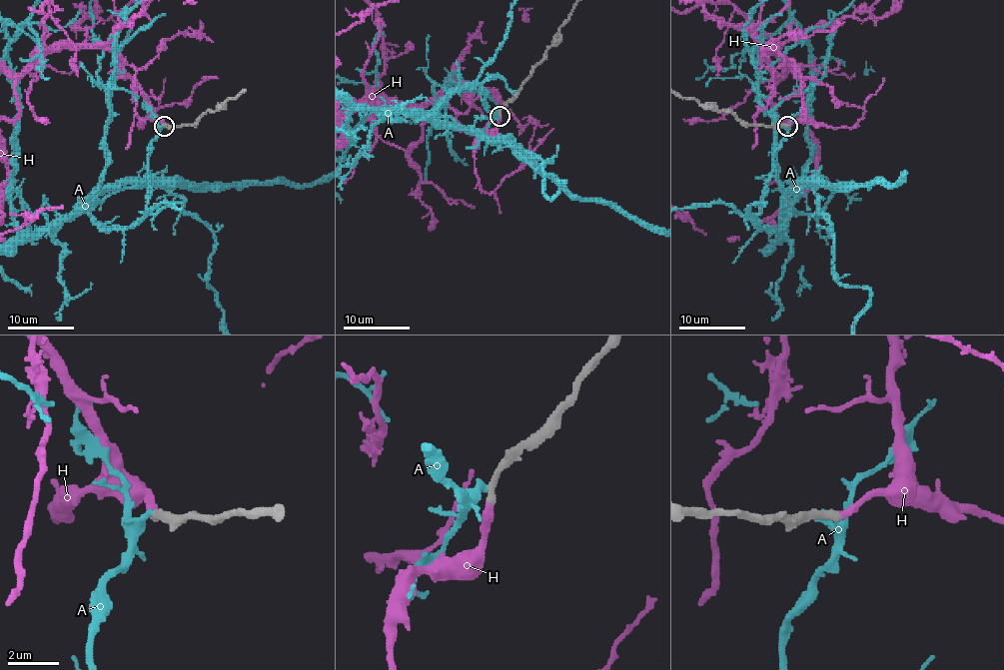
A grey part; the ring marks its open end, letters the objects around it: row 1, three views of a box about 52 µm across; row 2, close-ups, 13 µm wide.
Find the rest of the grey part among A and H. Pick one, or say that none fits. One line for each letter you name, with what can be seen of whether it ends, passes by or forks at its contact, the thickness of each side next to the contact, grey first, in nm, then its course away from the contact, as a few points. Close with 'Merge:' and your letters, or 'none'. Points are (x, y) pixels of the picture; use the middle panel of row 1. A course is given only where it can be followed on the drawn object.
H: It ends there. Thickness 320 nm (grey) against 320 nm
Merge: H

